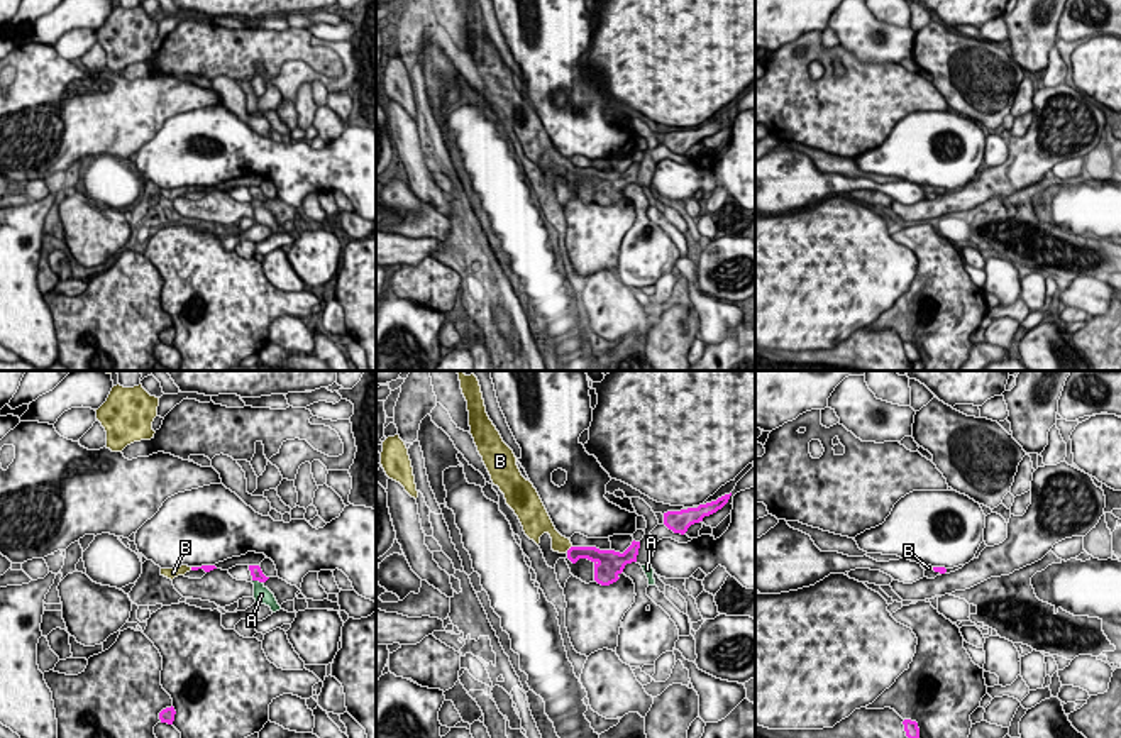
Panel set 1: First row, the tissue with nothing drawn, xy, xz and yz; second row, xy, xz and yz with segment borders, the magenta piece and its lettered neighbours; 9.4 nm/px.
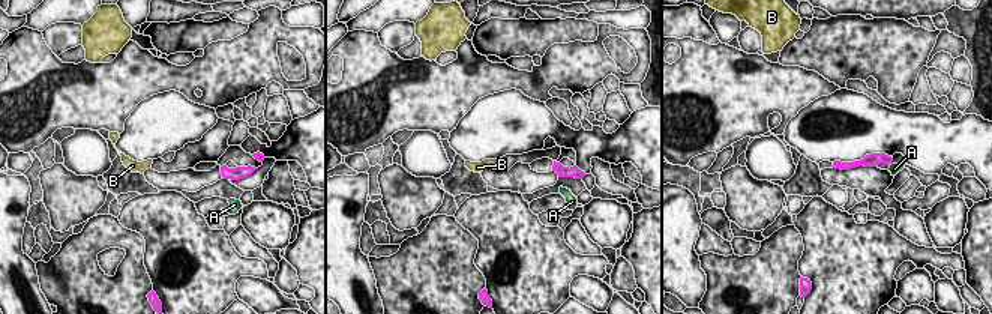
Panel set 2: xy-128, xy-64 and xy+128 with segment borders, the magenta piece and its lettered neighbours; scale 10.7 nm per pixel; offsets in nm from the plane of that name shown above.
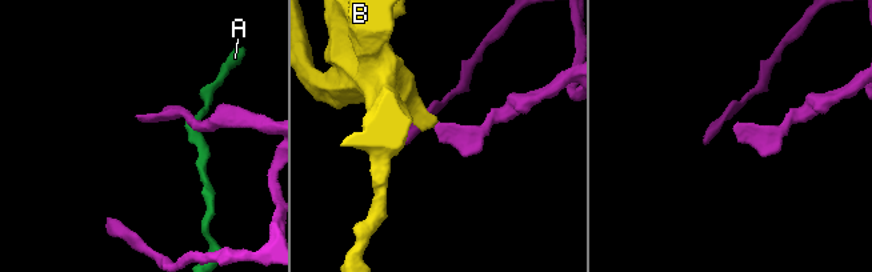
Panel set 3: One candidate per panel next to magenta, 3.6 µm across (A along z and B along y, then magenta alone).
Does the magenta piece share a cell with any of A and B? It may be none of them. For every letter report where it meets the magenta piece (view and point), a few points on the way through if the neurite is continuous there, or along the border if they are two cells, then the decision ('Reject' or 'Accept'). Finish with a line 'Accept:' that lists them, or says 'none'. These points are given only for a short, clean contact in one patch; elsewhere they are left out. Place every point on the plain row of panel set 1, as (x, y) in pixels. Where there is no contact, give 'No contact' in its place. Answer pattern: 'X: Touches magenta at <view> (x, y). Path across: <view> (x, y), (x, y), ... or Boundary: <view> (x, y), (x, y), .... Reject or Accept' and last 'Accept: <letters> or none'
A: Touches magenta at xy (258, 200). Boundary: xy (253, 200), (261, 203). Reject
B: Touches magenta at xz (569, 170). Path across: xz (593, 175), (569, 170), (559, 165). Accept
Accept: B

